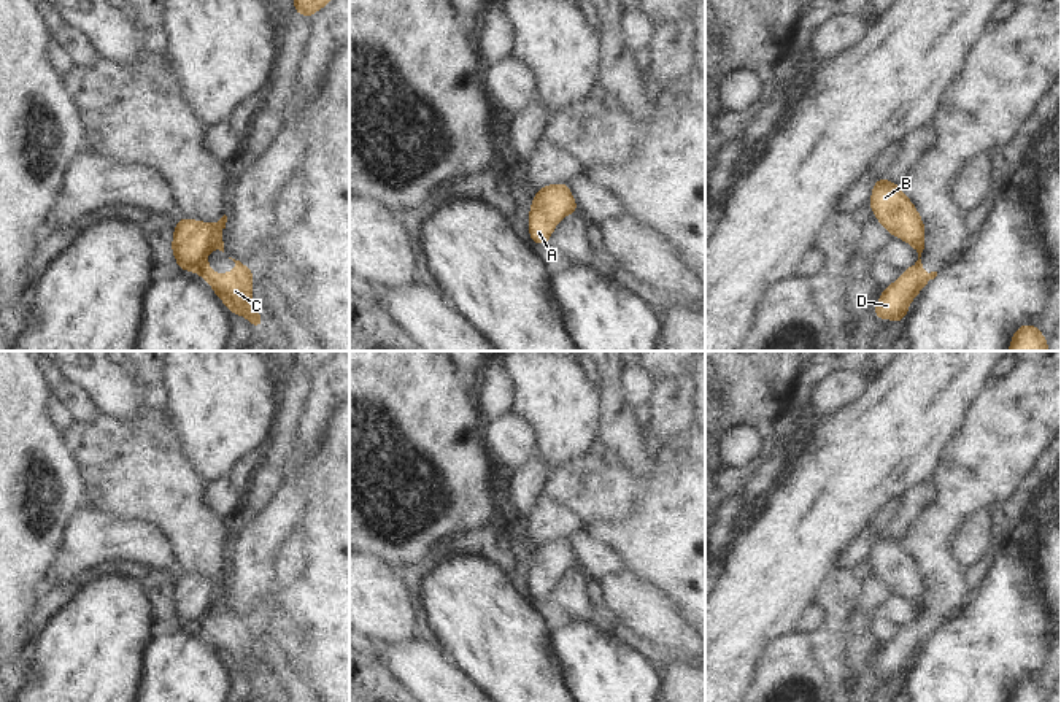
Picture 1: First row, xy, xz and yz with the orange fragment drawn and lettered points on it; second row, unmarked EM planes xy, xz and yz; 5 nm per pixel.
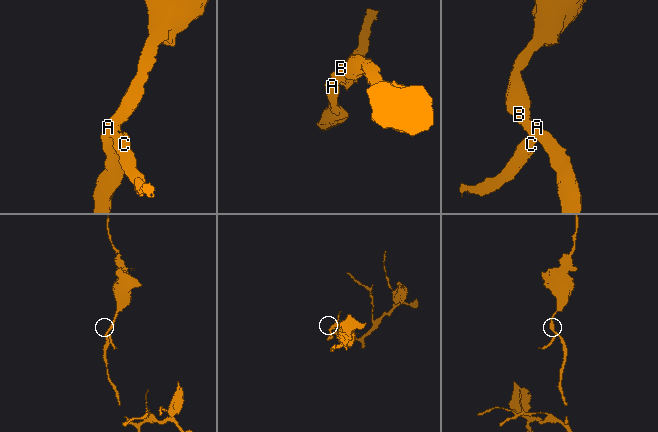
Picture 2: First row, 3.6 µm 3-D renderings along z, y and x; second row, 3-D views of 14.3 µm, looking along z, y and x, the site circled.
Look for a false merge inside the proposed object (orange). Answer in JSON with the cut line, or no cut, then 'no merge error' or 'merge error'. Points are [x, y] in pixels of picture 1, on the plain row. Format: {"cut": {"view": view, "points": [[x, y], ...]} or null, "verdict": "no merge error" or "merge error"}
{"cut": {"view": "xy", "points": [[213, 580], [210, 604]]}, "verdict": "merge error"}

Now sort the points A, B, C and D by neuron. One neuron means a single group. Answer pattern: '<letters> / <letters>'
A B / C D

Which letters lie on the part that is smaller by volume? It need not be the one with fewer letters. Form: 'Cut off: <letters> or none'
Cut off: C, D.

